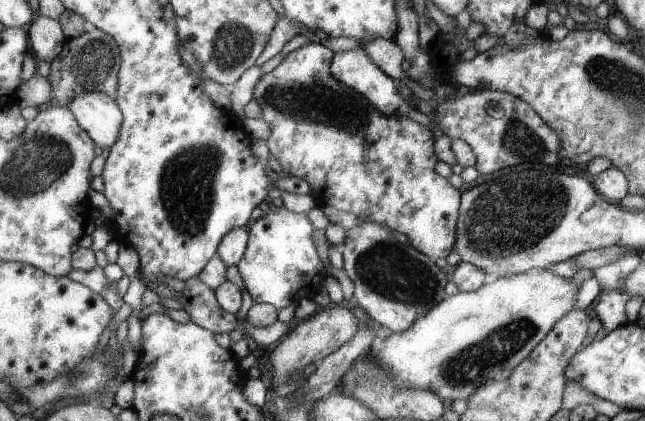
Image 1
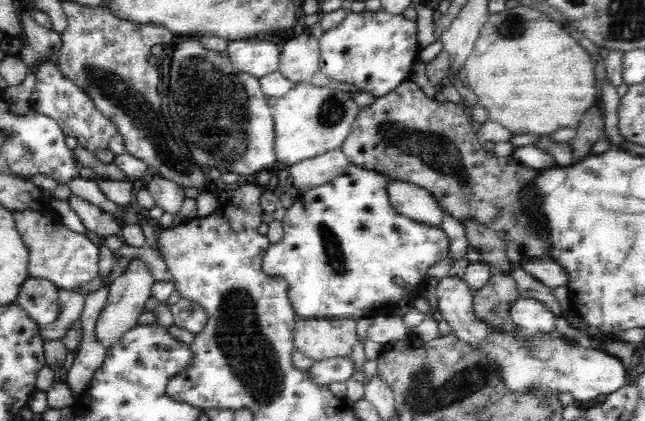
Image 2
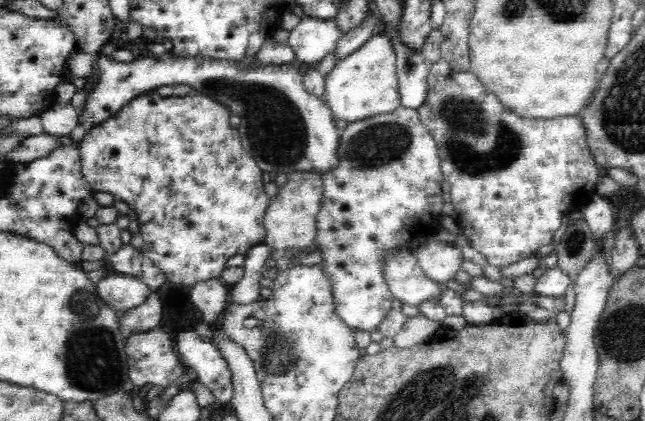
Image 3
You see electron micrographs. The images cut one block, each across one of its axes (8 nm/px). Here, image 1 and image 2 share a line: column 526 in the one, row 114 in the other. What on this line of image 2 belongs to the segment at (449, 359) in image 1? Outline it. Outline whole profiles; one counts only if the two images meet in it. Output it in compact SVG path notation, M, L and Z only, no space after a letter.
M306 81L298 83L296 88L292 87L285 96L278 97L278 102L271 108L271 115L274 122L274 152L277 157L278 164L286 167L293 166L302 160L326 154L331 150L341 148L346 136L353 123L357 119L358 105L348 98L348 94L344 90L334 90L334 88L312 88Z

